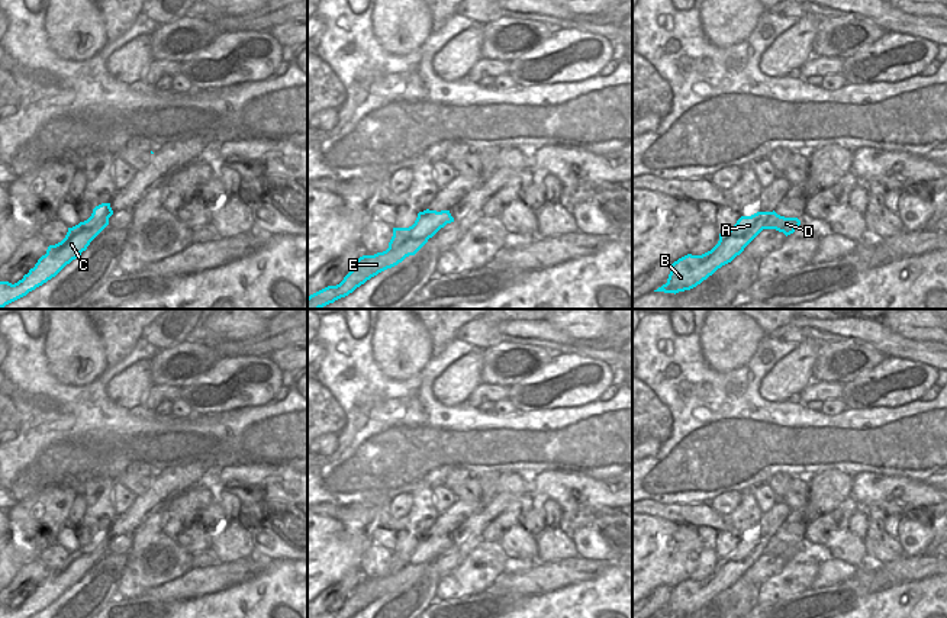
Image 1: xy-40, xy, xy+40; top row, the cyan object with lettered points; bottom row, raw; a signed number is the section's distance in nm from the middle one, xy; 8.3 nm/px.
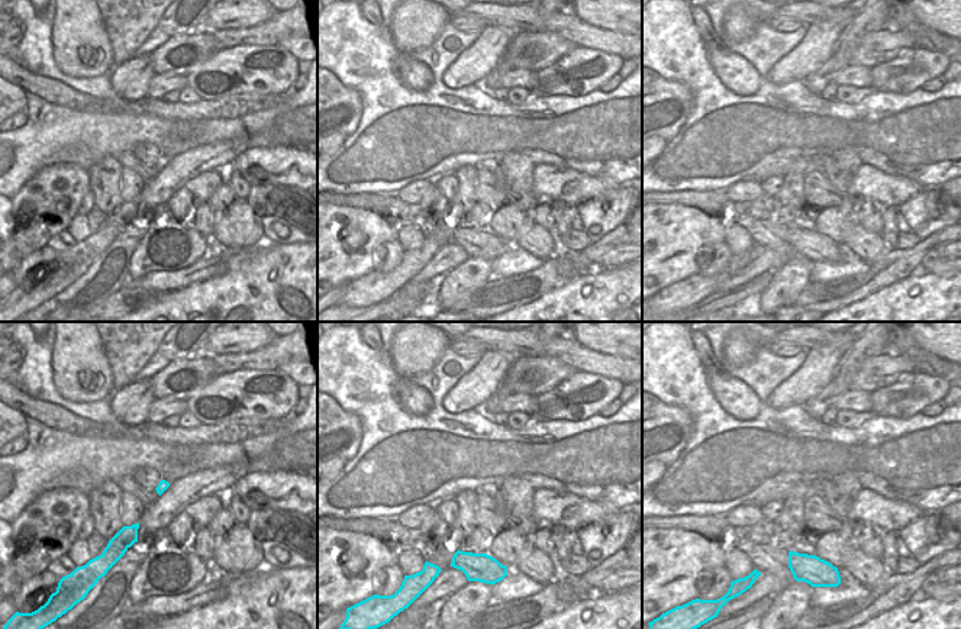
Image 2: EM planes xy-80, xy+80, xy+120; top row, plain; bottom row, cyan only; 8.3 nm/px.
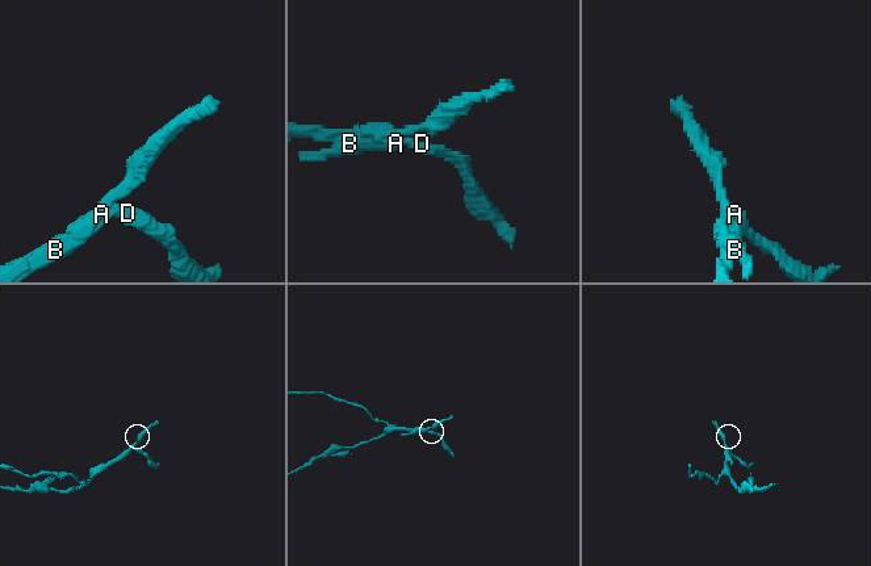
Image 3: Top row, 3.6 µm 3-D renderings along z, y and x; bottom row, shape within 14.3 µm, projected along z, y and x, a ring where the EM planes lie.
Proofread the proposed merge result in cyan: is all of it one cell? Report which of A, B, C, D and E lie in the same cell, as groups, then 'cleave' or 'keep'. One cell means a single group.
A B C E / D; cleave

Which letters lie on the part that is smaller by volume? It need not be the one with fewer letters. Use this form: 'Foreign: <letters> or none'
Foreign: D

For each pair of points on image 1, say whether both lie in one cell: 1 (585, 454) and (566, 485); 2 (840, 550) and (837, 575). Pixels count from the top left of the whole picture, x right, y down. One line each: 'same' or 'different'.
1: different
2: different

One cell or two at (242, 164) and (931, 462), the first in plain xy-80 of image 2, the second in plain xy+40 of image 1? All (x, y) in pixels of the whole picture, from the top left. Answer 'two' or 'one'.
two

